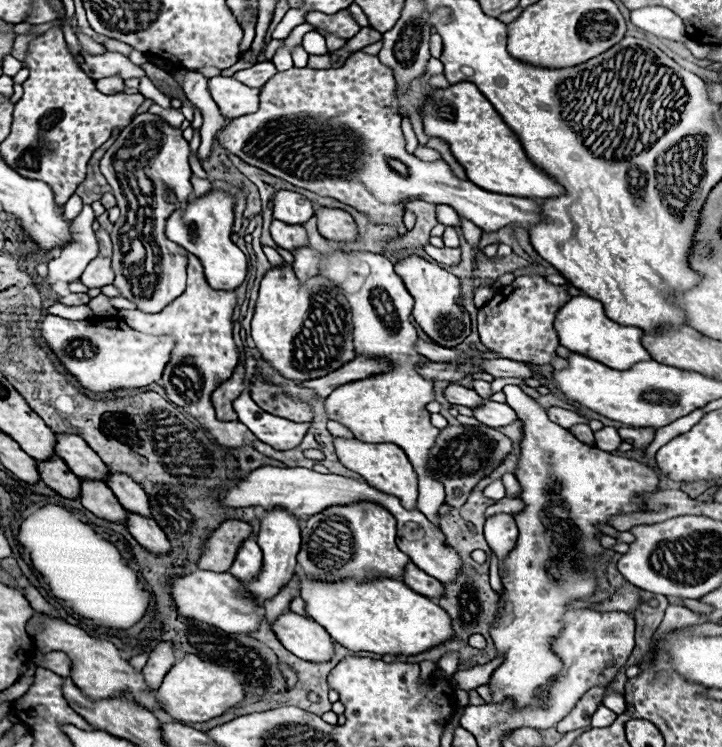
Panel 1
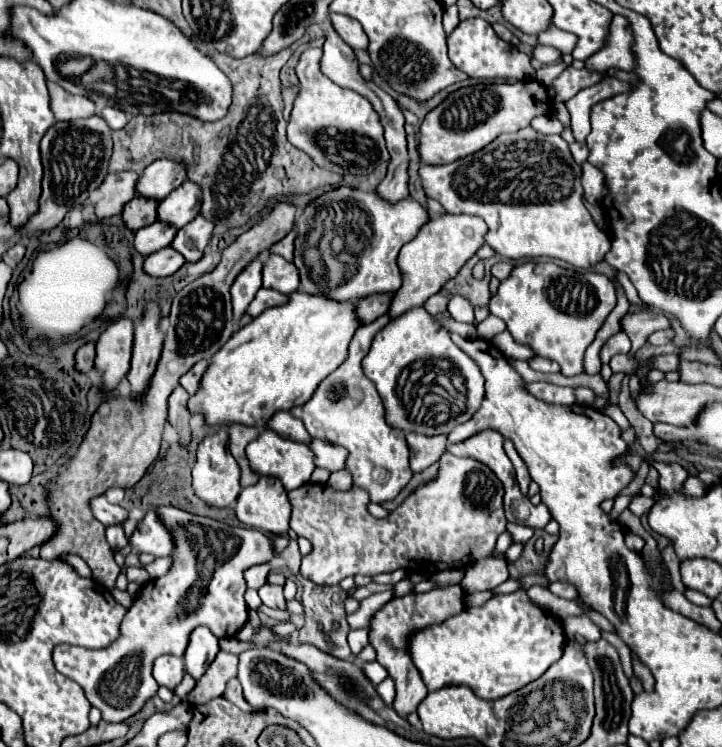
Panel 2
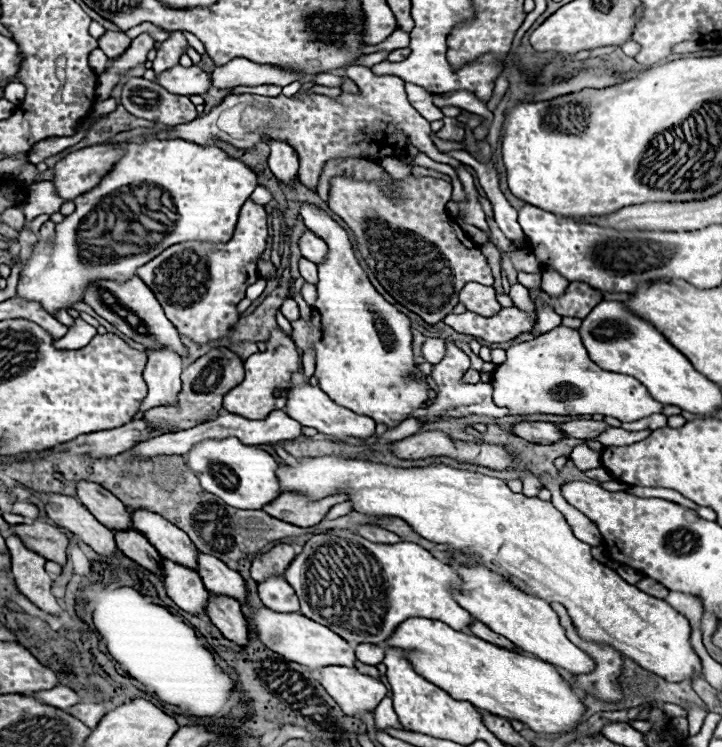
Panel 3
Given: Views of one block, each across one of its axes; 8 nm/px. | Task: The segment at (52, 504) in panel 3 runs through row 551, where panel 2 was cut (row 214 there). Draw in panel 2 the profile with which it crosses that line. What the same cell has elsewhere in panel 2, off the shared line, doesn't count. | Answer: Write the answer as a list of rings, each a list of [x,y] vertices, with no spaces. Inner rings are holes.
[[[118,172],[108,174],[100,186],[100,200],[94,204],[94,214],[98,220],[112,218],[122,212],[124,204],[134,198],[134,186],[136,186],[138,174],[136,172]]]

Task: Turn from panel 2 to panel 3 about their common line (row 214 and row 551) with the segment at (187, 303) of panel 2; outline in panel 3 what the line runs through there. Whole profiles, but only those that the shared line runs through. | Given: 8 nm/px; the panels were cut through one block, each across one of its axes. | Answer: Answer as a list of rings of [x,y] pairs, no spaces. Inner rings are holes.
[[[278,544],[272,550],[256,556],[252,560],[250,572],[256,582],[262,582],[268,574],[284,574],[288,564],[294,560],[296,552],[290,544]]]

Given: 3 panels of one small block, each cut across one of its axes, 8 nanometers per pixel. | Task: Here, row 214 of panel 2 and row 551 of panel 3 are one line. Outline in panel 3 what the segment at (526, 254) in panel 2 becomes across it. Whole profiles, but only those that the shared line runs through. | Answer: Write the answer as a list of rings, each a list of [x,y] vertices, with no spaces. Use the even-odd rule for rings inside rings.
[[[322,456],[322,458],[302,458],[298,460],[296,466],[280,466],[278,468],[278,478],[280,478],[280,484],[282,484],[282,492],[302,492],[306,494],[310,500],[318,500],[318,498],[324,498],[328,494],[336,494],[336,492],[348,492],[350,494],[350,500],[354,502],[354,510],[358,512],[364,512],[364,514],[384,514],[384,516],[398,516],[402,520],[406,520],[420,536],[436,542],[436,544],[448,544],[450,550],[460,550],[460,548],[470,548],[472,552],[478,552],[482,556],[482,562],[502,574],[504,578],[508,578],[514,586],[520,586],[520,590],[524,590],[526,594],[534,594],[546,602],[560,602],[566,610],[568,610],[568,616],[572,618],[572,624],[576,626],[576,632],[584,638],[584,640],[592,640],[592,642],[604,642],[604,646],[612,646],[614,650],[618,650],[622,656],[628,656],[632,660],[636,660],[638,666],[644,666],[646,670],[662,676],[664,680],[668,682],[682,682],[682,680],[698,680],[702,678],[702,666],[700,666],[700,658],[698,654],[694,652],[692,644],[690,644],[690,624],[688,620],[676,612],[668,602],[664,600],[656,600],[652,596],[648,596],[646,592],[638,590],[636,586],[624,582],[614,570],[610,570],[608,566],[600,564],[598,560],[592,558],[590,554],[590,544],[586,542],[580,542],[578,538],[574,538],[570,526],[566,524],[566,520],[562,518],[562,514],[550,504],[550,502],[544,502],[540,498],[528,498],[524,494],[514,494],[508,484],[504,480],[498,480],[498,478],[490,478],[490,476],[482,476],[482,474],[476,474],[476,472],[468,472],[468,470],[456,470],[452,466],[444,466],[444,464],[438,464],[438,466],[426,466],[426,468],[408,468],[408,470],[402,470],[402,468],[392,468],[392,466],[384,466],[384,464],[374,464],[374,462],[368,462],[368,460],[352,460],[352,458],[340,458],[340,456]]]

